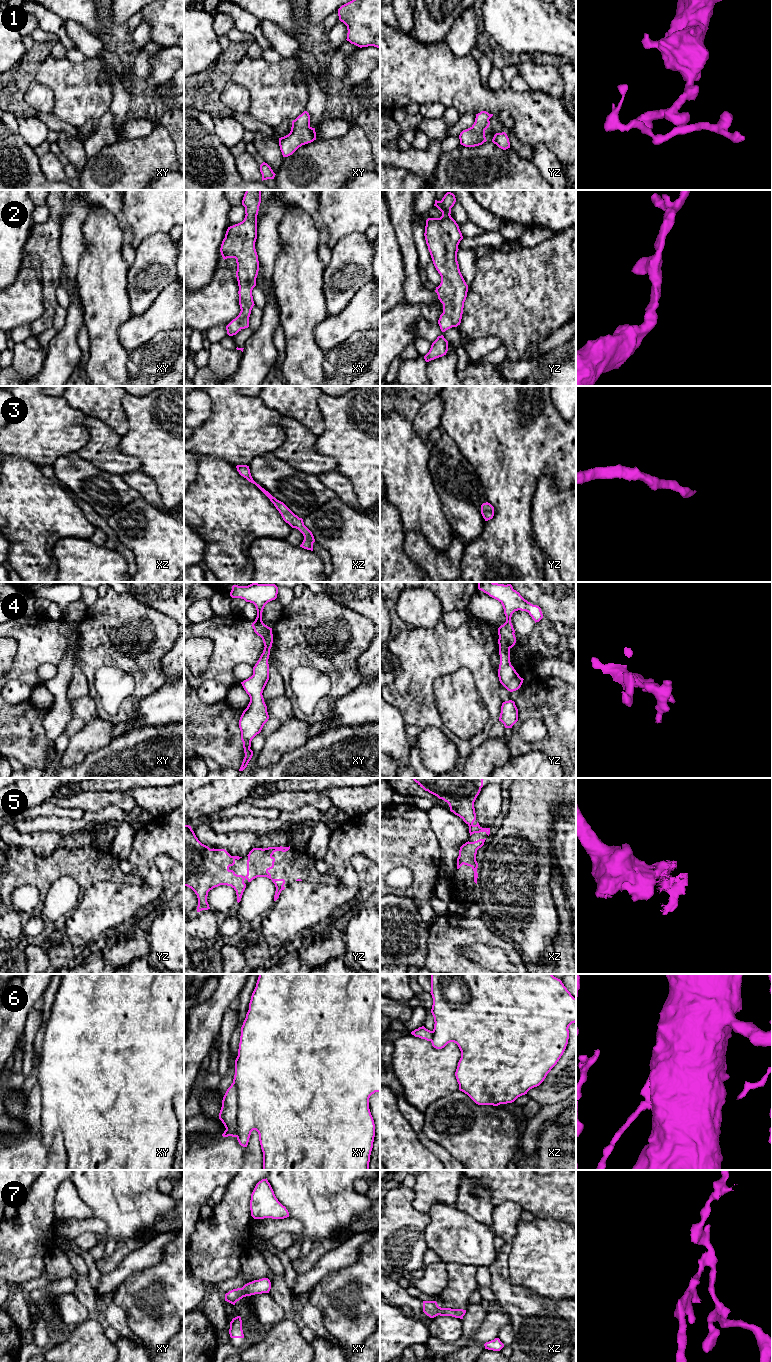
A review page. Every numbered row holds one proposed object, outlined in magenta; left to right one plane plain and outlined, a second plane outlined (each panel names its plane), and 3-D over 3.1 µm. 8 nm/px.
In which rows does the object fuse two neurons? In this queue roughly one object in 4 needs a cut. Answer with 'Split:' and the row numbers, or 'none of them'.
Split: 6

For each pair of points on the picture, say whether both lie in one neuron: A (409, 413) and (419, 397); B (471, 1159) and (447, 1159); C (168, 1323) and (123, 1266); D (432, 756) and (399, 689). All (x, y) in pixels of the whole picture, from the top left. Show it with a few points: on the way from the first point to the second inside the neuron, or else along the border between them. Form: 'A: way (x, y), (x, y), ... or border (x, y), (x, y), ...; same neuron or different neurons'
A: way (410, 409), (410, 406), (415, 401); same neuron
B: border (437, 1144), (442, 1146), (456, 1159); different neurons
C: border (152, 1266), (131, 1274), (113, 1291); different neurons
D: border (423, 727), (437, 727), (445, 735); different neurons

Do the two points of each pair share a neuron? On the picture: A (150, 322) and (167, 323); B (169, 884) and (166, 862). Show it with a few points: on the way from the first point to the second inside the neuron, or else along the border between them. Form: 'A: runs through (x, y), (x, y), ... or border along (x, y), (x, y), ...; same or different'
A: runs through (154, 322), (163, 322); same
B: runs through (169, 879), (168, 867); same

